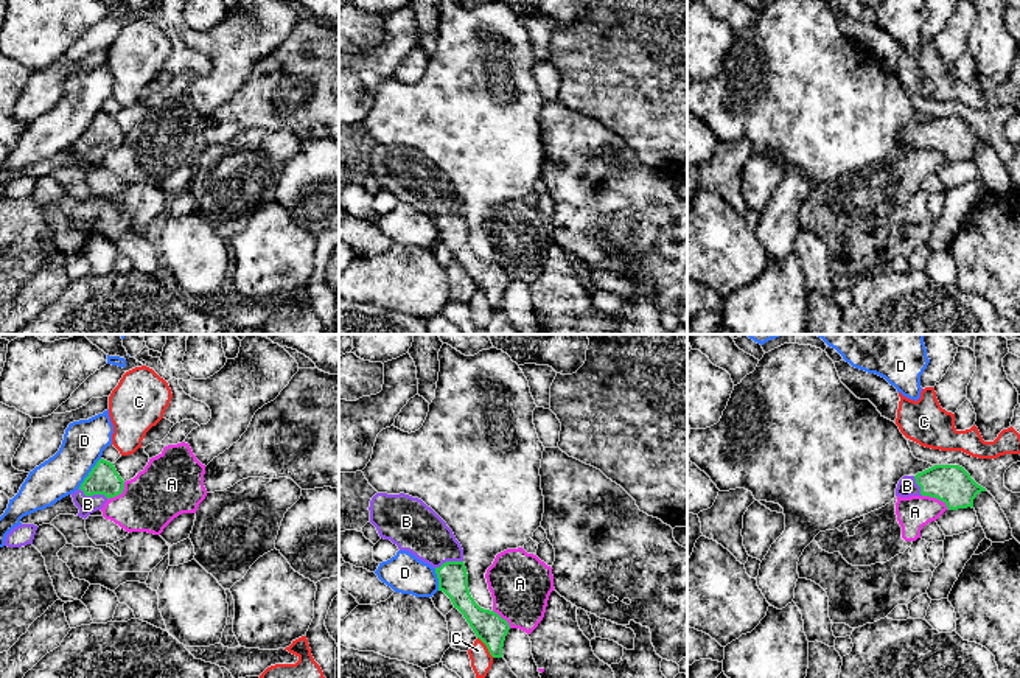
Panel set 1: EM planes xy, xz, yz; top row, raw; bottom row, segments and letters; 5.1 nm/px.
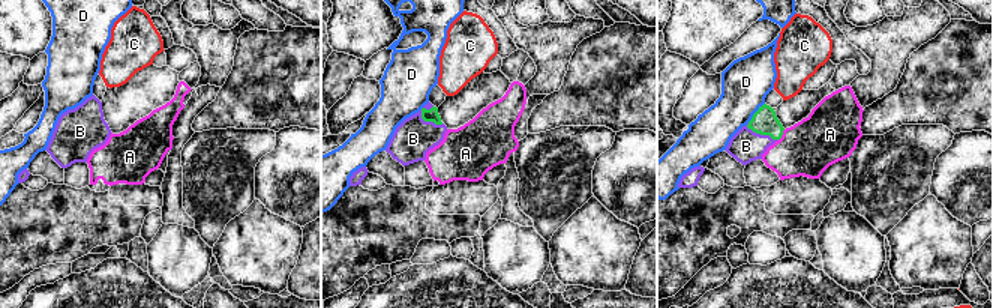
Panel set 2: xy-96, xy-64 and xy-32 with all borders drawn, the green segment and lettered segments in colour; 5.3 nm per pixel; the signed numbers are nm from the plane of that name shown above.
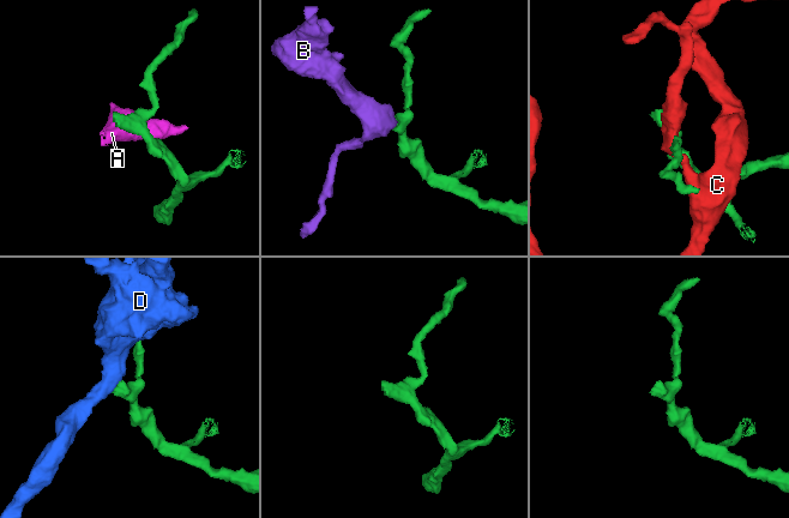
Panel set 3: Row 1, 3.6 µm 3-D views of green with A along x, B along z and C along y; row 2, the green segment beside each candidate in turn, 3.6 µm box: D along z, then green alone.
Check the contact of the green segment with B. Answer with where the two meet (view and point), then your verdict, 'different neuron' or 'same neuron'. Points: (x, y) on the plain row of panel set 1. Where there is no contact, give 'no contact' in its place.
xy (94, 145) | same neuron

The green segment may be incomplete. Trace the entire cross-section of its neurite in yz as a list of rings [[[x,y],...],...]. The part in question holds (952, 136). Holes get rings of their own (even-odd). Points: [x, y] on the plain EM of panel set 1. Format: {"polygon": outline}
{"polygon": [[[934,117],[916,128],[903,128],[896,148],[930,148],[942,152],[948,162],[973,160],[973,151],[986,143],[959,117]]]}

